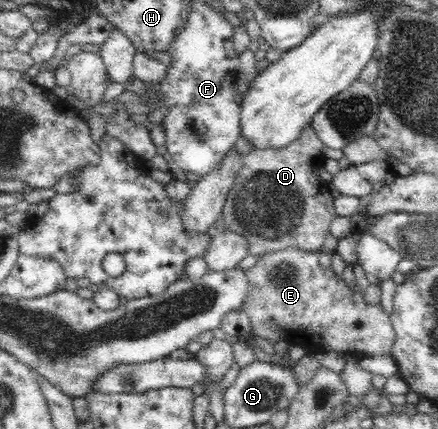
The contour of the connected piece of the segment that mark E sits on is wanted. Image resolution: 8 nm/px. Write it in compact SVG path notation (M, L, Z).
M281 249L280 251L270 251L260 255L261 260L252 269L248 269L247 273L249 281L253 289L250 291L249 297L243 306L243 310L249 316L251 322L251 334L256 337L264 338L272 343L279 340L284 340L288 346L303 346L309 354L315 352L330 352L336 351L342 354L352 354L359 357L371 355L390 355L394 346L397 343L397 334L391 325L391 319L386 315L381 306L372 307L364 302L364 292L356 285L353 290L346 287L344 279L338 280L330 269L323 271L318 263L319 253L317 251L302 251L300 249Z

